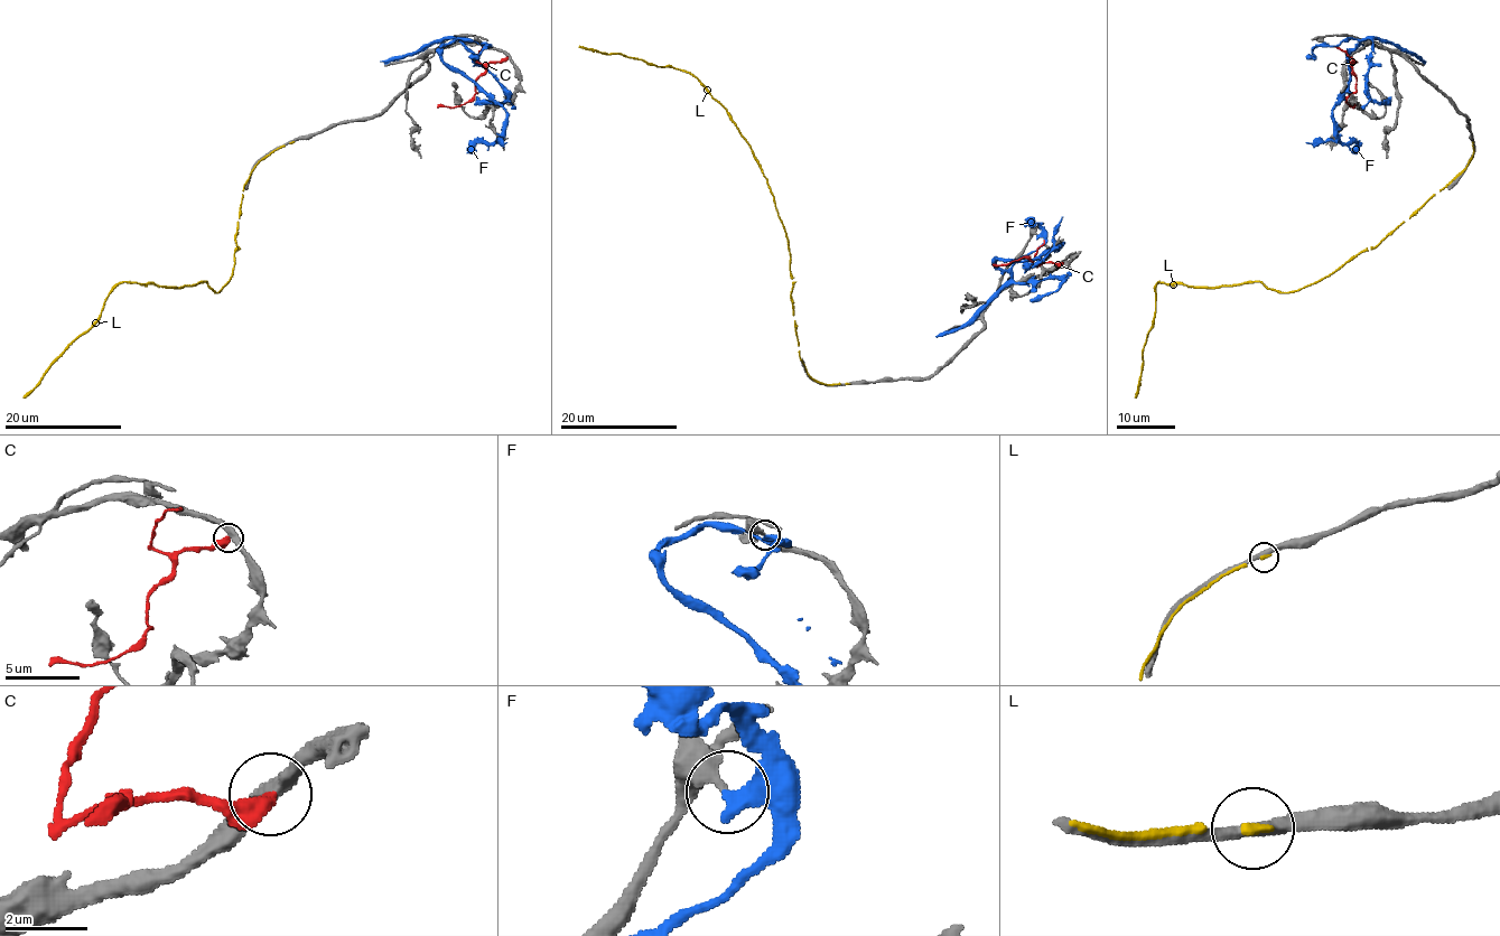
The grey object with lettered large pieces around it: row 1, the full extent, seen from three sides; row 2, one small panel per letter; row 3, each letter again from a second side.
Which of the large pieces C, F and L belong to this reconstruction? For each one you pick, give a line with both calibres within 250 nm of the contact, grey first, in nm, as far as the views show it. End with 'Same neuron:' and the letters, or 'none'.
Same neuron: none

